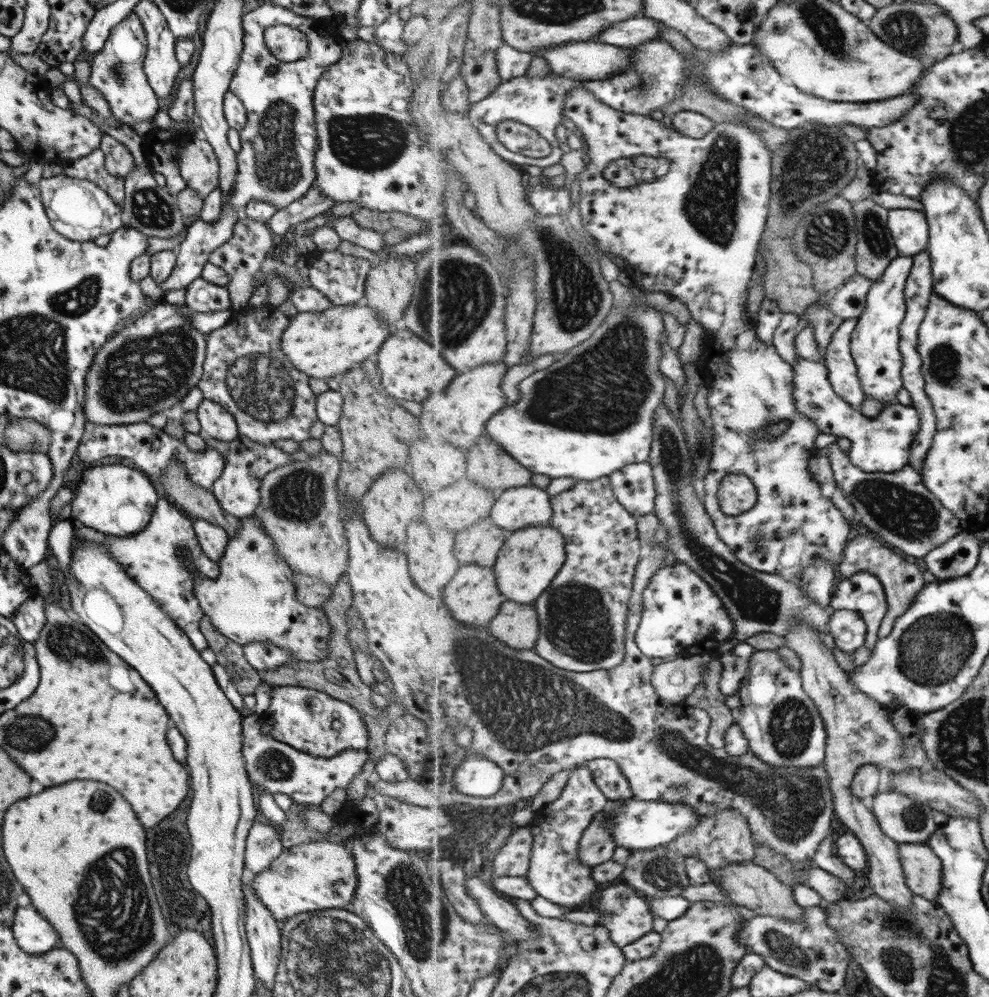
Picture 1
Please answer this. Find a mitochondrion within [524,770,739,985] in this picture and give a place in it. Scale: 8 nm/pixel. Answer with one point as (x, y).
(661, 873)

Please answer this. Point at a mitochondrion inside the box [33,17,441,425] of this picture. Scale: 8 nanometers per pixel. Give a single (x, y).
(142, 372)

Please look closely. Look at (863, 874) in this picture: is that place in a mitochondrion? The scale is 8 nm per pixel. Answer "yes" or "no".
no

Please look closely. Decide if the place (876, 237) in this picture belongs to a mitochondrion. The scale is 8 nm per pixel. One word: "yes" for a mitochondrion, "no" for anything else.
yes

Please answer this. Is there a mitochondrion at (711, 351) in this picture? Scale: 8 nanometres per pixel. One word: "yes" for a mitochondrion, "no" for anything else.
no

